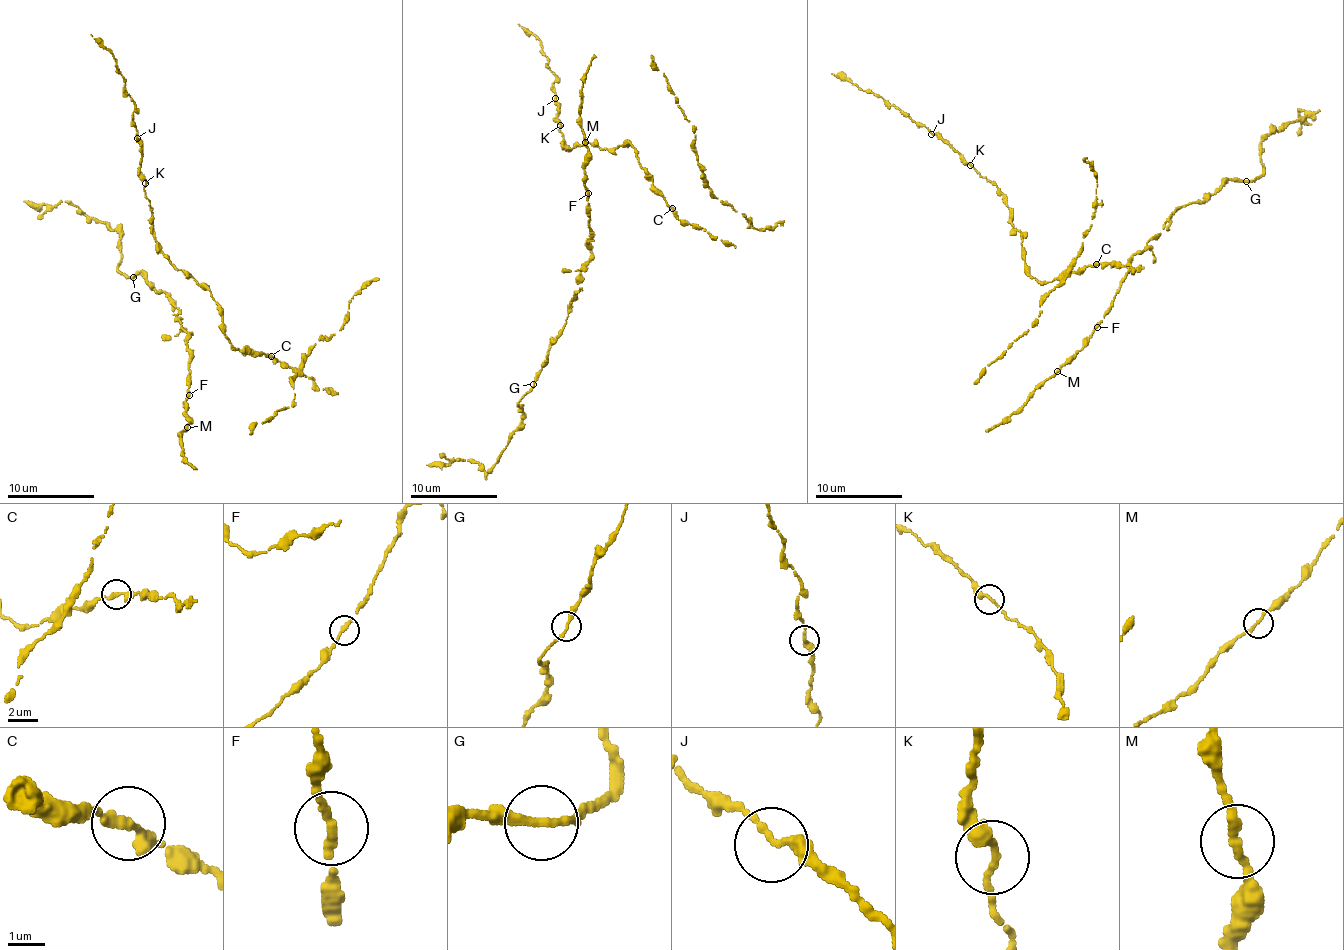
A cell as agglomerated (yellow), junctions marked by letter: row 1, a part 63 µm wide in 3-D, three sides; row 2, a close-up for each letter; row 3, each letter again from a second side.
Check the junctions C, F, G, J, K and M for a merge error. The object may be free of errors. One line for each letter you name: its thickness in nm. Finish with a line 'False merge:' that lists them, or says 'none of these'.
False merge: none of these

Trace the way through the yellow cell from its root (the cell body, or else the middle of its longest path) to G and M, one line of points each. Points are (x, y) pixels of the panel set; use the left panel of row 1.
G: (186, 395), (190, 333), (182, 329), (176, 316), (179, 309), (171, 296), (155, 288), (138, 272), (133, 277)
M: (186, 395), (185, 419), (189, 422), (187, 427)

